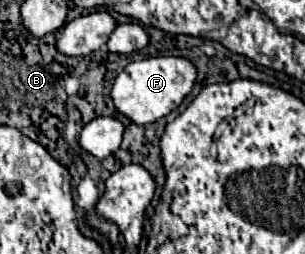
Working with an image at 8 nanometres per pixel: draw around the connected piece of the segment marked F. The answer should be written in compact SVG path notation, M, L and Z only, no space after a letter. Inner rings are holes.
M146 58L142 62L130 62L116 78L112 88L112 100L116 110L128 116L134 124L150 124L176 110L182 100L192 92L196 82L196 66L186 58Z

